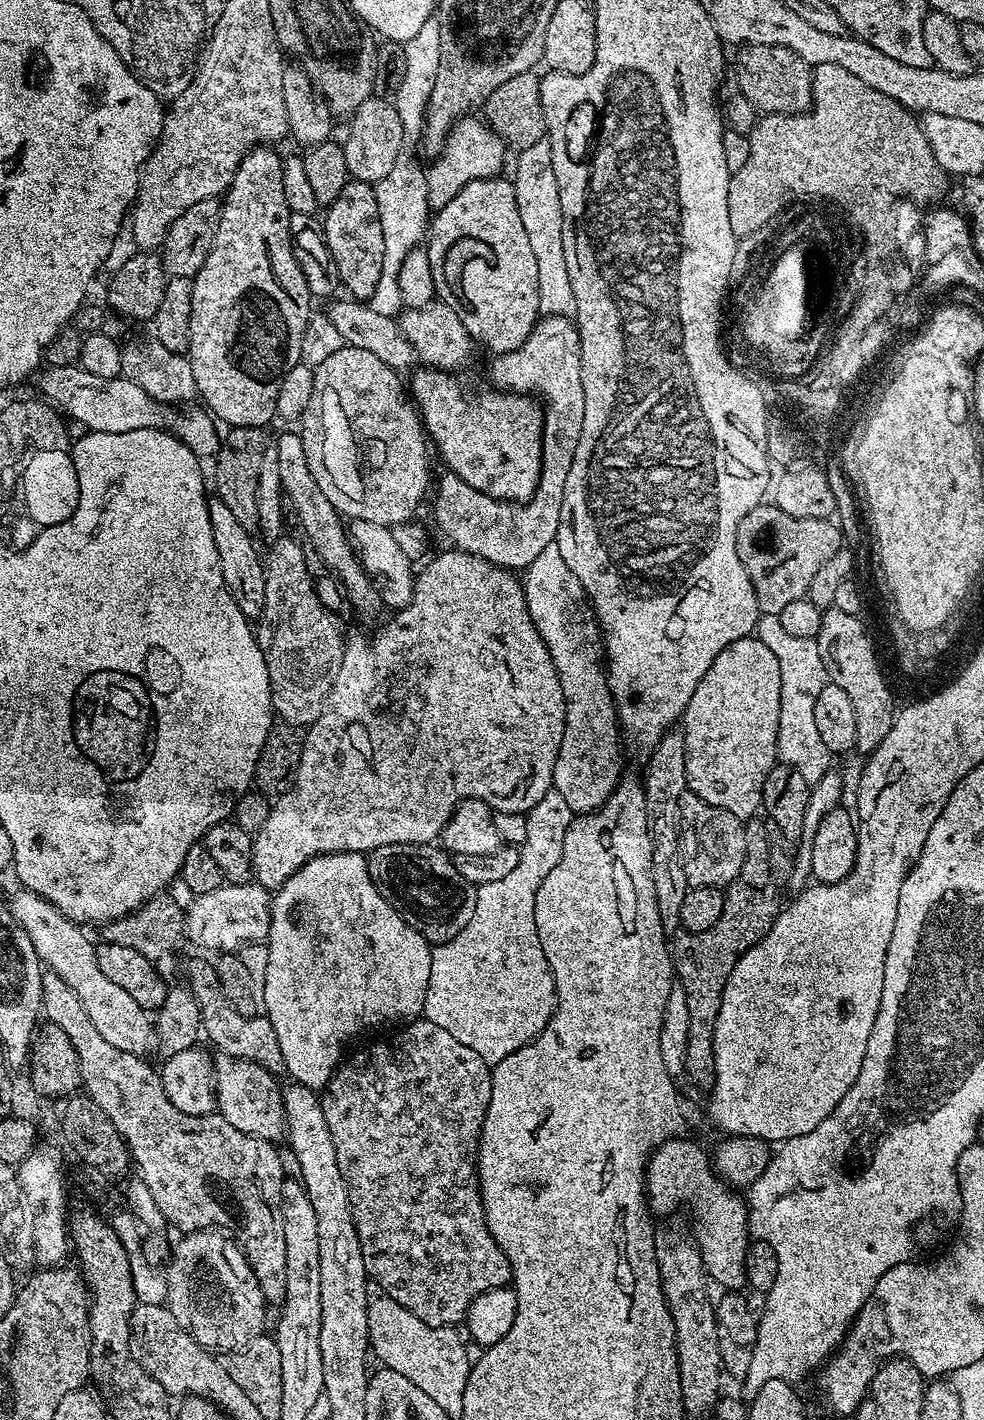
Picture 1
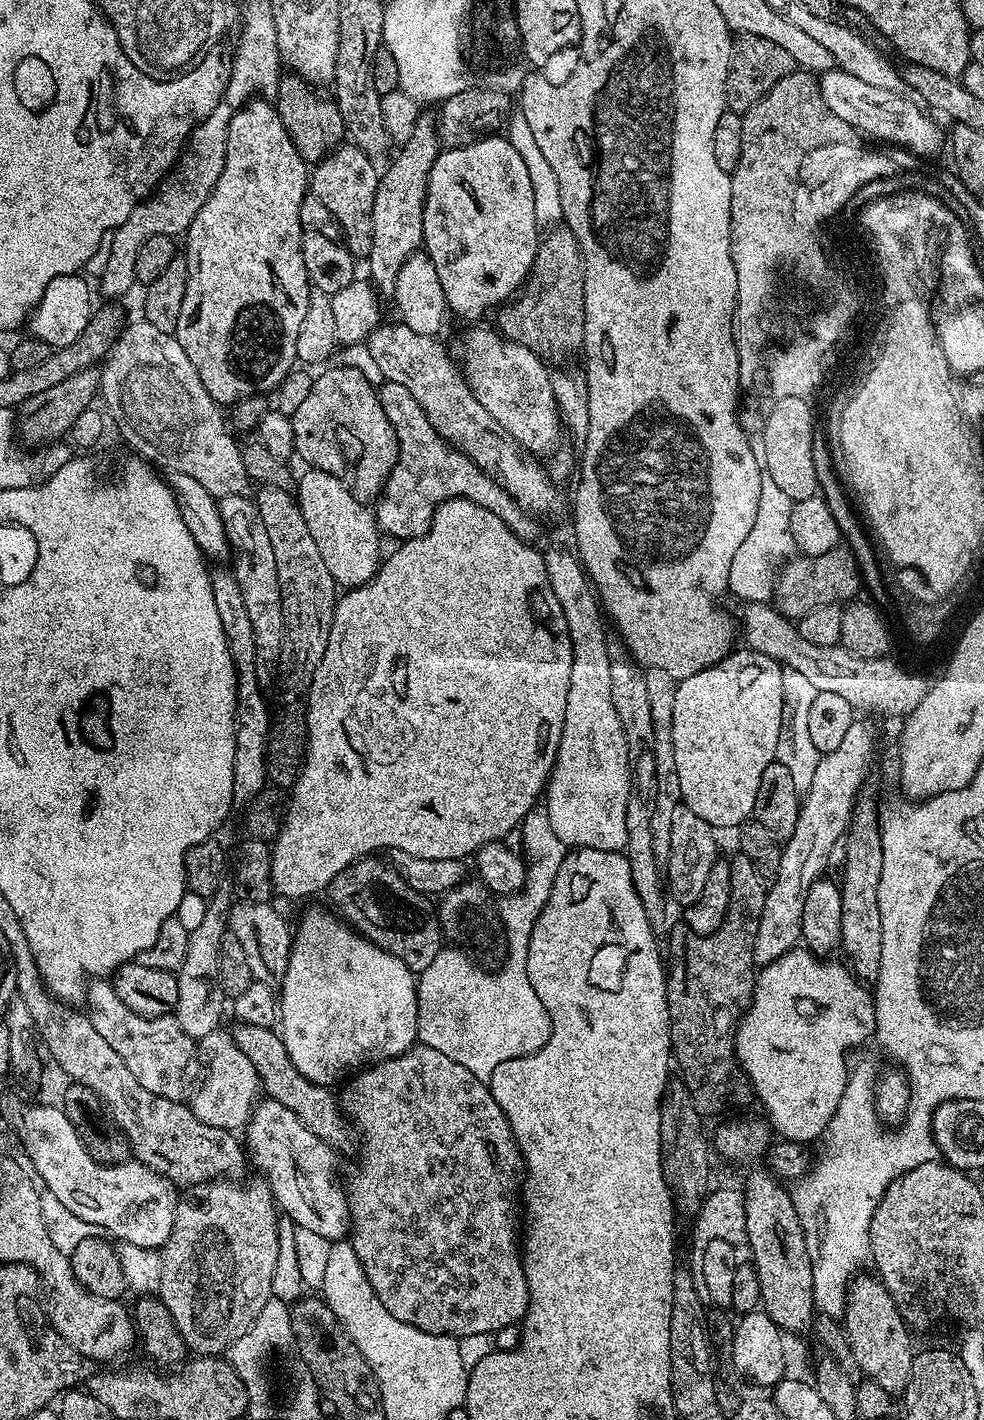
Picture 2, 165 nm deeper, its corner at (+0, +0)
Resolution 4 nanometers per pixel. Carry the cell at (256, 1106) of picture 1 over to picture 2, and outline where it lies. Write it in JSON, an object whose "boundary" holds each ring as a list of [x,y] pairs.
{"boundary":[[[271,1098],[261,1099],[252,1109],[247,1132],[247,1151],[264,1171],[263,1179],[272,1189],[283,1215],[301,1229],[309,1228],[314,1235],[325,1236],[328,1242],[343,1241],[350,1232],[348,1197],[341,1181],[336,1181],[336,1160],[328,1149],[331,1147],[311,1132],[294,1110],[286,1110],[282,1102]]]}

